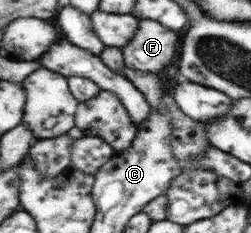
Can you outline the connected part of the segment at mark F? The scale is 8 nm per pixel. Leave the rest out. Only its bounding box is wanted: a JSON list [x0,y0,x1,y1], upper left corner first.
[122,19,180,75]

